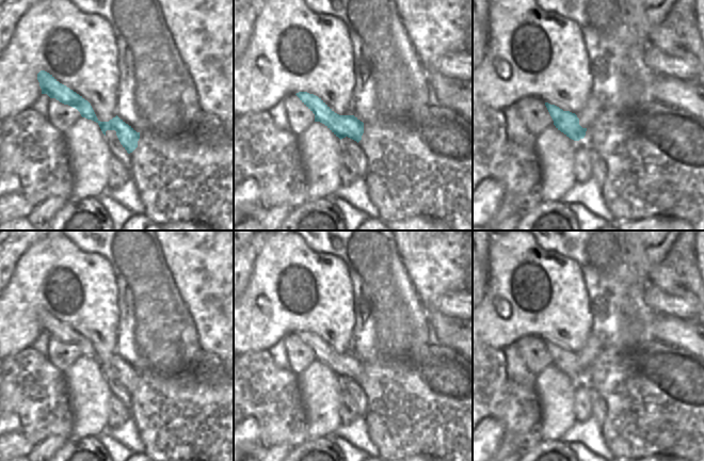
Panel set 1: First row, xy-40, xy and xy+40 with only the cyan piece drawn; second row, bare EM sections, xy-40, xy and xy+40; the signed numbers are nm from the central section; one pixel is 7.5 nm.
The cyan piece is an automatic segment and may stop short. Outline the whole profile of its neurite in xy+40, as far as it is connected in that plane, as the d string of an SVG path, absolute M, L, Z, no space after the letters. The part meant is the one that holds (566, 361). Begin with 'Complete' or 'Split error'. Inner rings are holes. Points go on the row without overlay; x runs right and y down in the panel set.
Split error. M545 341L545 345L558 369L574 380L583 378L588 388L593 388L606 403L610 402L612 397L615 396L619 399L624 399L626 403L638 403L640 408L649 410L661 410L663 406L676 401L683 401L695 406L698 410L704 410L704 361L683 348L668 346L661 341L651 341L629 348L610 346L603 348L587 368L579 364L579 357L575 352L563 350L548 341Z

